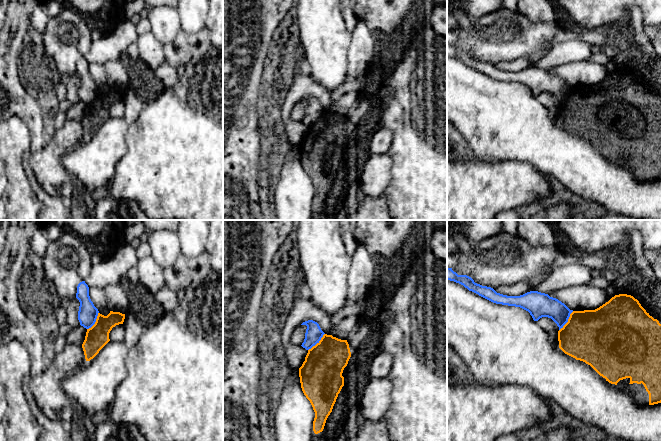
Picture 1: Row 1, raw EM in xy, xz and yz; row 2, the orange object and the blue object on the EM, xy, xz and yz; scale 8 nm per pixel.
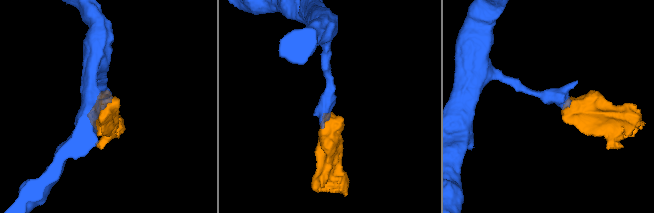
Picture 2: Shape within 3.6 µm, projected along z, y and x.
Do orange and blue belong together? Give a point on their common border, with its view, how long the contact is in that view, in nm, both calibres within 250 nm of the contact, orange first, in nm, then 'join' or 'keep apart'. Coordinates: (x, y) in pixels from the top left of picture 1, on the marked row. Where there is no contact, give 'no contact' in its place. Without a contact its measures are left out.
meets orange in yz at (568, 321); contact 200 nm long; 440 nm thick on the orange side, 190 nm on the other; keep apart

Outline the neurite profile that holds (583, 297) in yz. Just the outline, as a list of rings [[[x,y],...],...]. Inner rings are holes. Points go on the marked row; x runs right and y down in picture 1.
[[[588,284],[563,288],[548,295],[573,311],[595,310],[611,299],[609,289]]]

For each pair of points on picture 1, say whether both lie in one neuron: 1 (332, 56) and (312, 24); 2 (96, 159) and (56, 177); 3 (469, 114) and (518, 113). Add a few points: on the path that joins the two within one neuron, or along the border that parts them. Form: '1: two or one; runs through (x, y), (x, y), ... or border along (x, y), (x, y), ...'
1: one; runs through (325, 48), (325, 39), (320, 32)
2: two; border along (72, 148), (62, 158), (62, 164), (78, 185)
3: one; runs through (481, 114), (506, 114)

